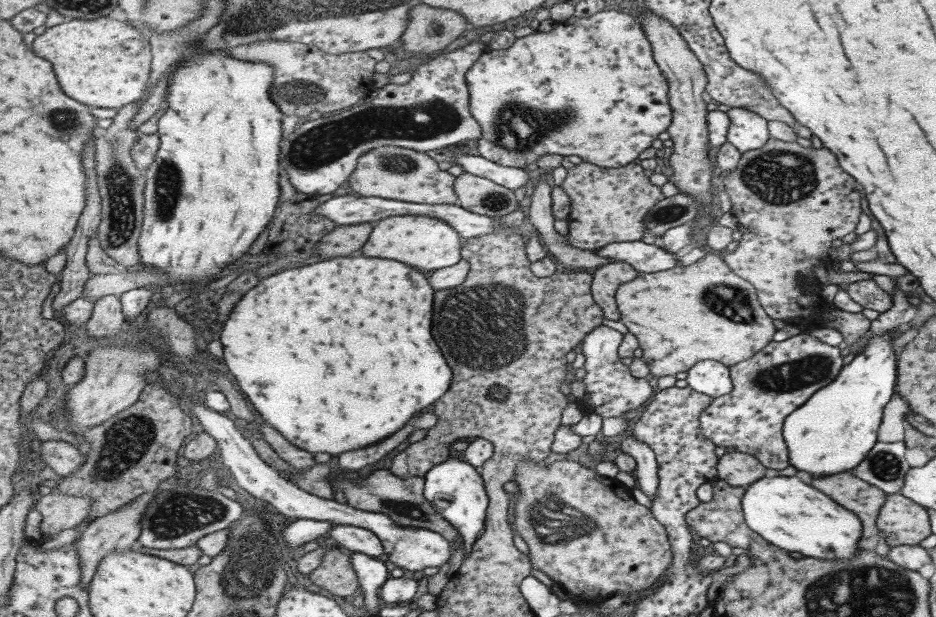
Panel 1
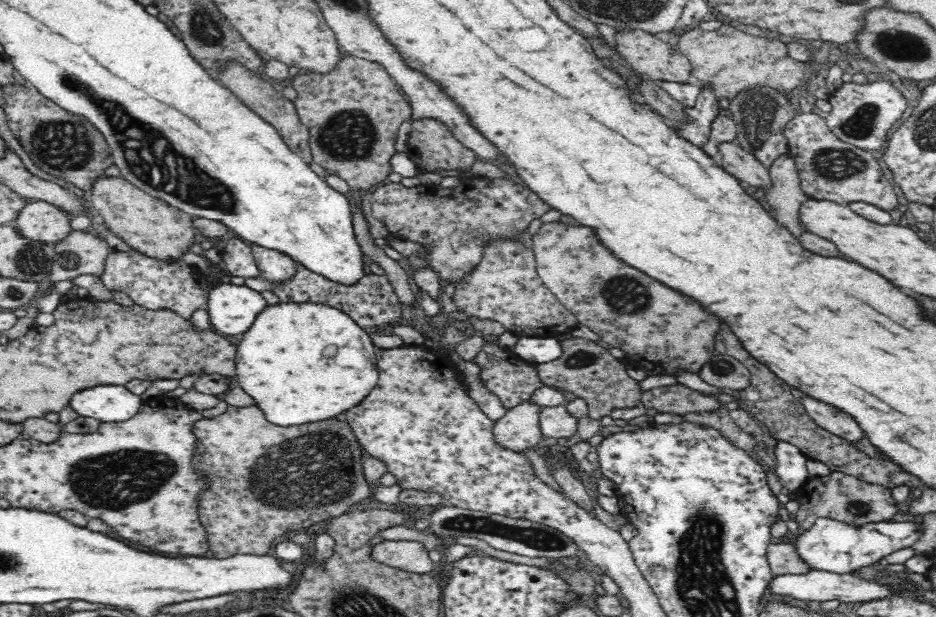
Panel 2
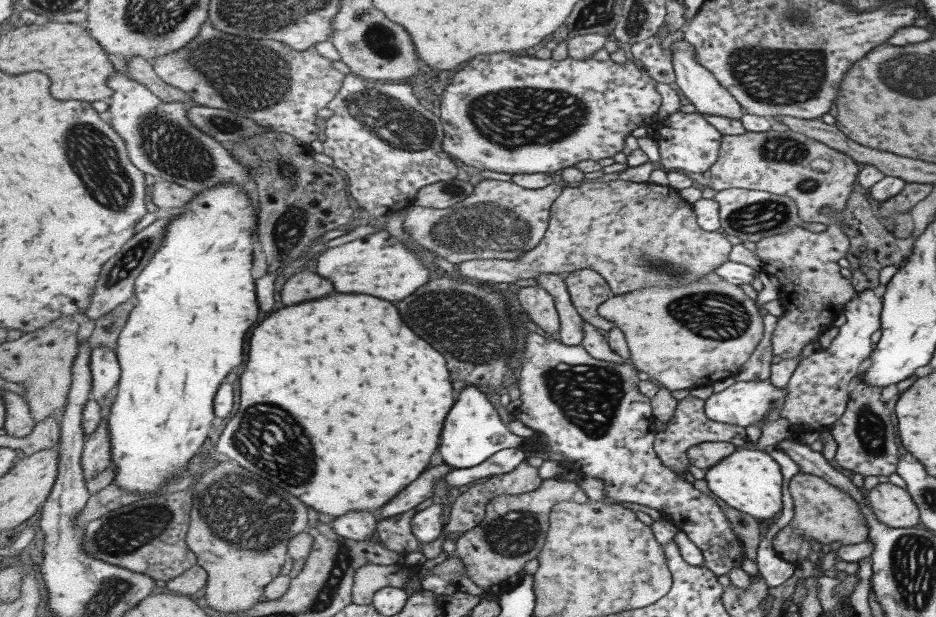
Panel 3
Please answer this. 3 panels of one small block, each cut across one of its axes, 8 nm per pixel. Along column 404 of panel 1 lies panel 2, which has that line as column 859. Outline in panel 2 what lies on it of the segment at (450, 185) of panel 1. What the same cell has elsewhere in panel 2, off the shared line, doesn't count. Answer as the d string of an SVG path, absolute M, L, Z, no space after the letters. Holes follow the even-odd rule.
M798 114L788 122L784 136L788 138L790 154L796 158L800 188L812 200L840 206L848 206L850 202L868 202L884 210L898 208L898 198L892 184L882 174L880 162L868 150L840 140L822 114Z

